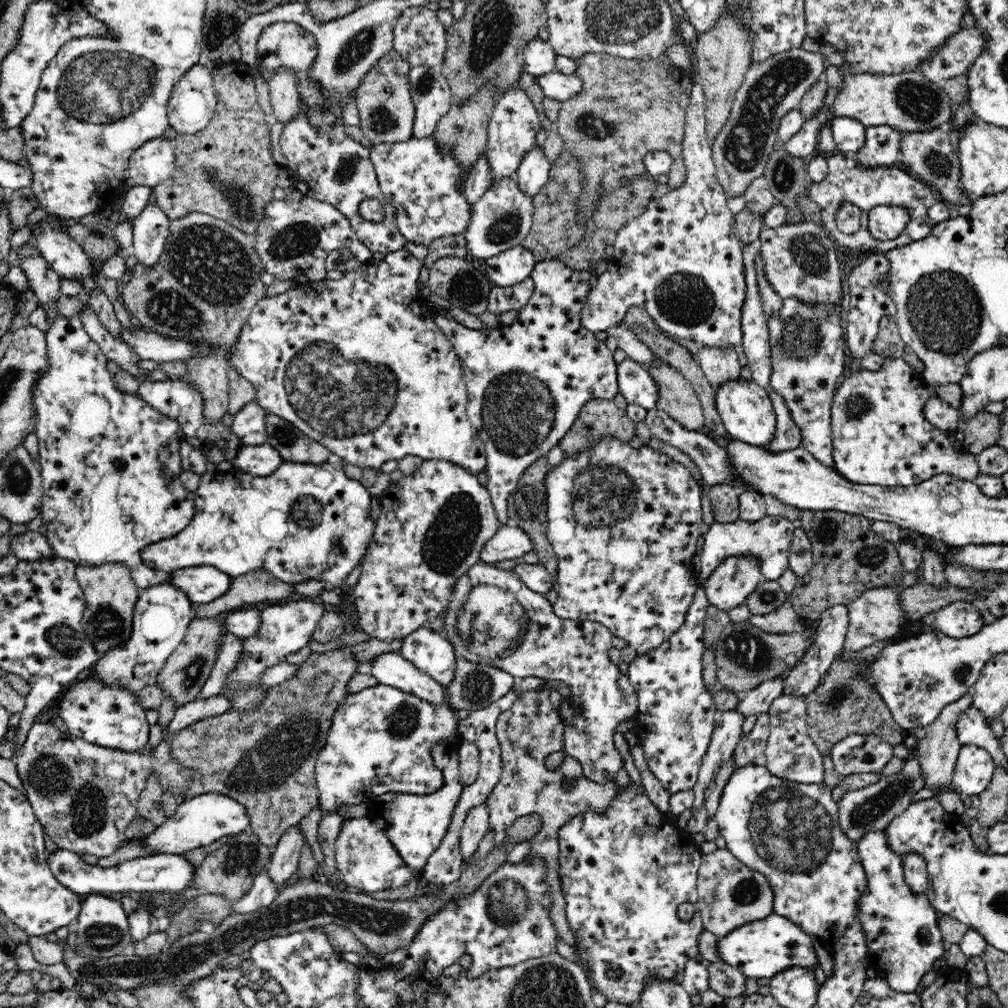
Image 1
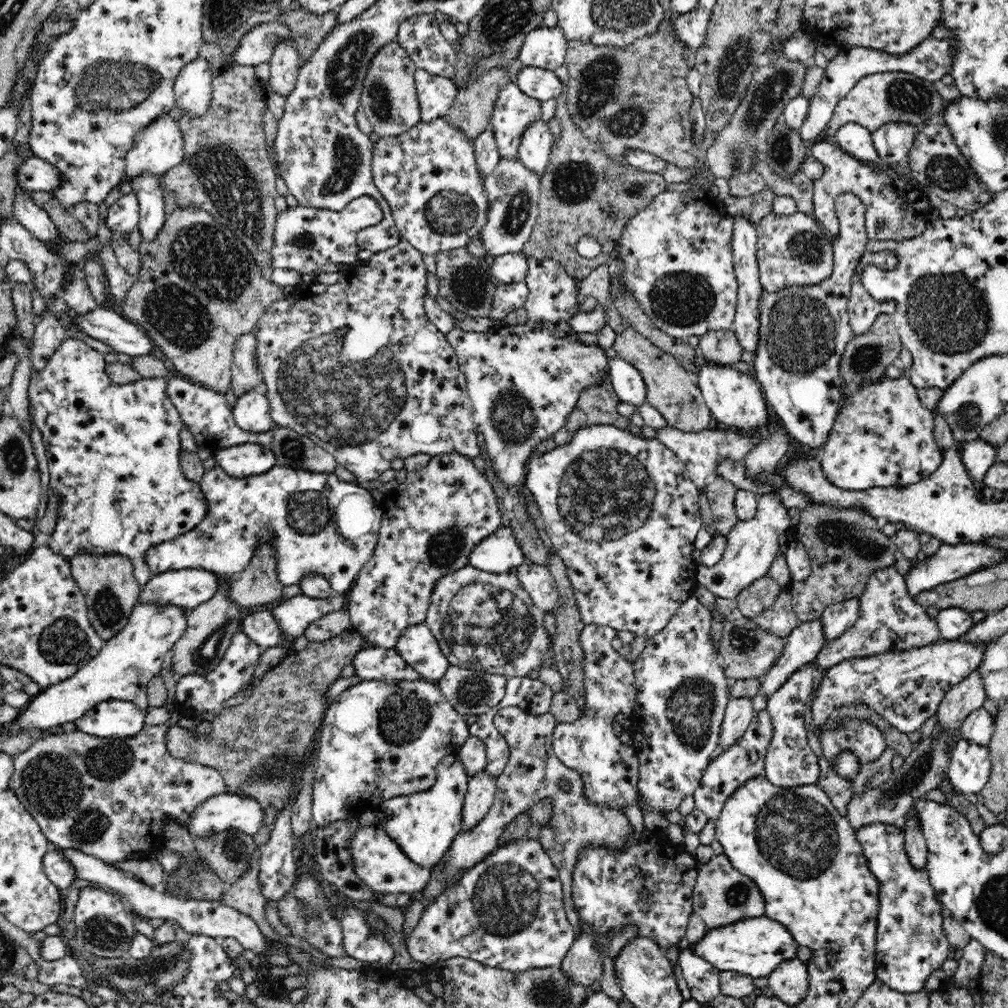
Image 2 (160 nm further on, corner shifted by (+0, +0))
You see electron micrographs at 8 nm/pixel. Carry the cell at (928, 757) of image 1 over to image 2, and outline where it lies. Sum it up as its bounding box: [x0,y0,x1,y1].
[937,668,986,734]

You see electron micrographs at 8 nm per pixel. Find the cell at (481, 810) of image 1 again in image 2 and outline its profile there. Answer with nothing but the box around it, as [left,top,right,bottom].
[462,770,497,831]

